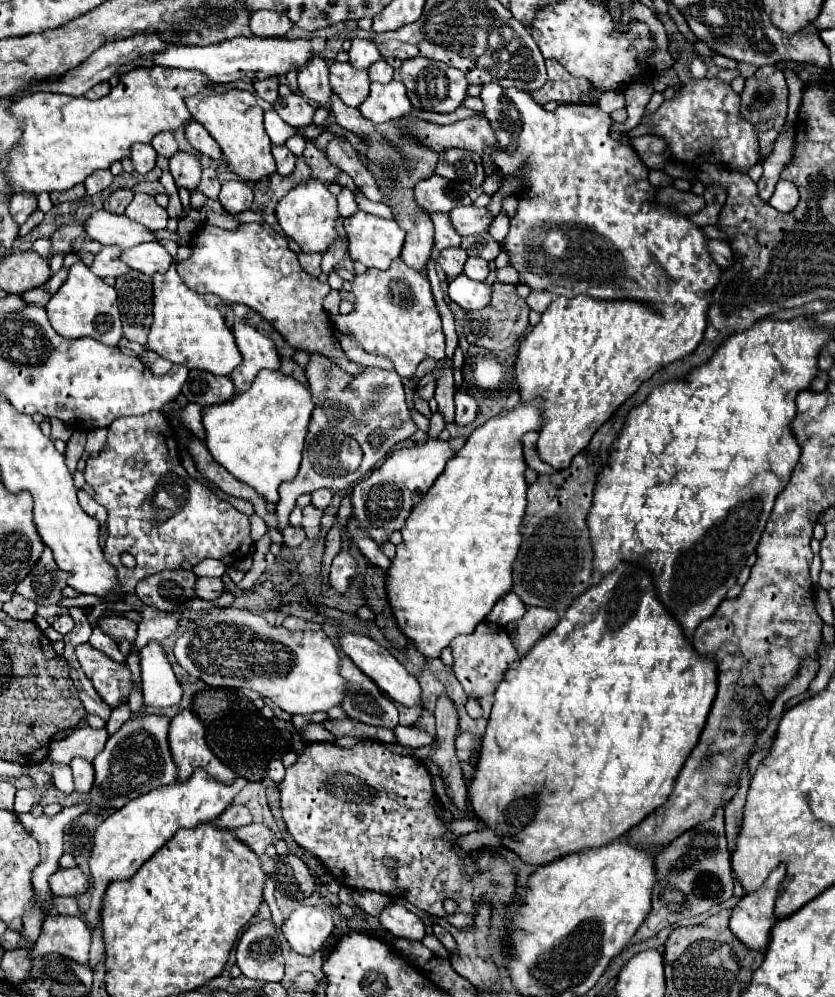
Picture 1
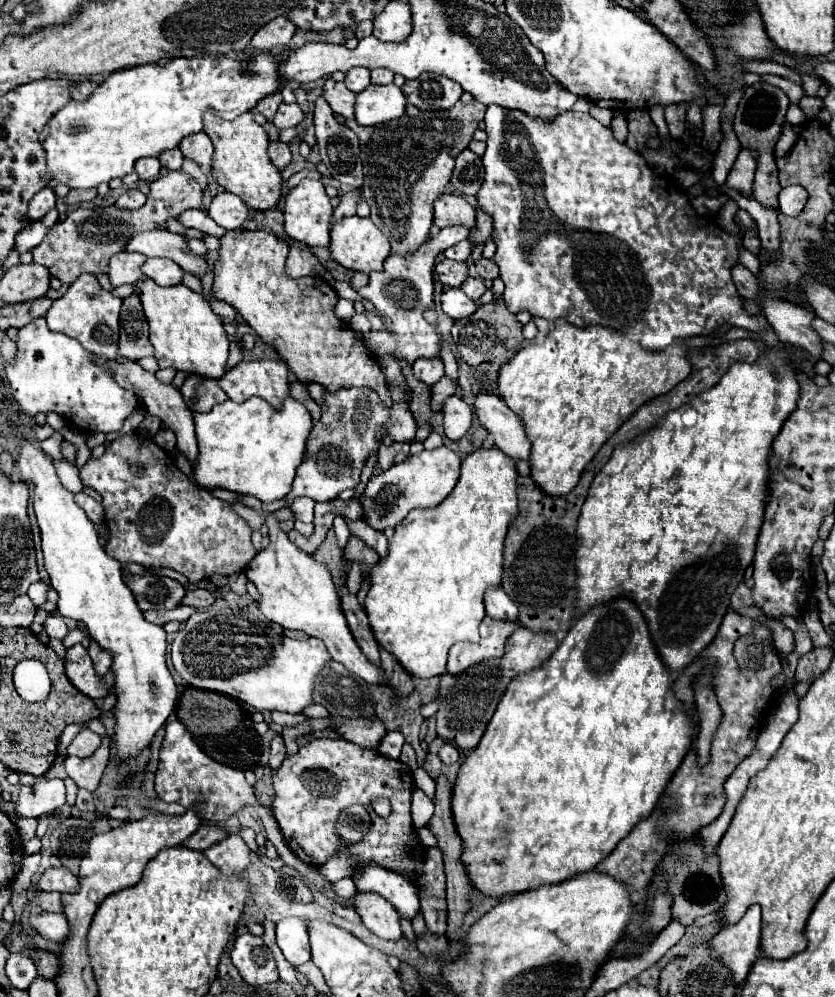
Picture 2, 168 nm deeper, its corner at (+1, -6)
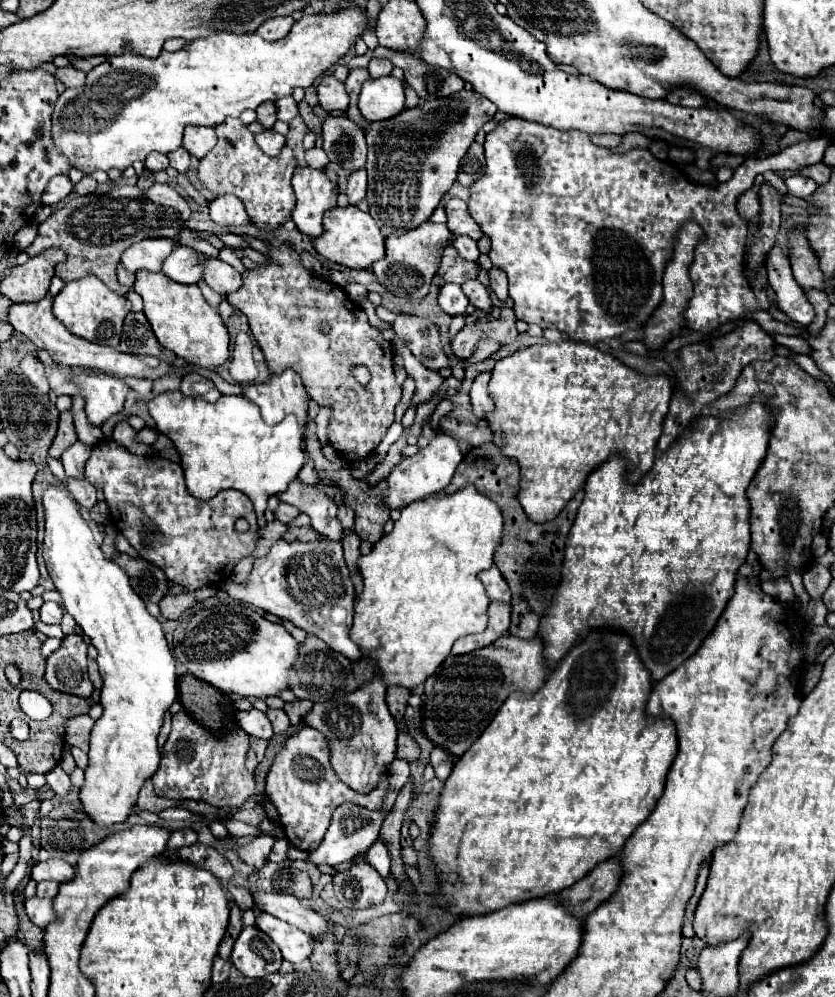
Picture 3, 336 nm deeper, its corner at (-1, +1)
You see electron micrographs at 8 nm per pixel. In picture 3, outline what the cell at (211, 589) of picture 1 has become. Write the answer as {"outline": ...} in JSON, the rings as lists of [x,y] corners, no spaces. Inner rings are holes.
{"outline":[[[206,585],[206,587],[200,587],[196,591],[190,591],[190,593],[180,593],[180,595],[166,595],[158,605],[160,605],[160,611],[166,619],[180,619],[190,607],[194,607],[198,601],[204,601],[204,599],[210,599],[216,595],[216,587],[212,585]]]}

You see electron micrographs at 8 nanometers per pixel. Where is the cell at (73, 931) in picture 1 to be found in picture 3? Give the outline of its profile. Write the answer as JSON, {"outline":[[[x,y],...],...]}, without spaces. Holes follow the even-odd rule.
{"outline":[[[32,897],[32,899],[26,899],[24,907],[26,907],[26,913],[28,913],[30,921],[34,925],[38,925],[40,929],[46,929],[46,925],[50,925],[56,919],[56,913],[54,913],[54,907],[52,907],[52,899]]]}

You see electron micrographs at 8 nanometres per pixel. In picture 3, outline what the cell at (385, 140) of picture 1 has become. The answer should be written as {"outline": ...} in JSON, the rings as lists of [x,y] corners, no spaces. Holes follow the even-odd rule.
{"outline":[[[460,91],[444,99],[422,101],[414,109],[368,123],[368,195],[370,215],[384,237],[406,233],[426,223],[438,207],[442,195],[456,181],[458,165],[474,135],[496,113],[496,105],[474,91]]]}

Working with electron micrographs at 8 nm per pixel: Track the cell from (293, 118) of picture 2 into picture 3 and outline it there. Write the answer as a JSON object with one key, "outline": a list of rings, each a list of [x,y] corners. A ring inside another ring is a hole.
{"outline":[[[284,97],[284,99],[278,99],[276,101],[276,107],[278,107],[278,119],[280,121],[286,121],[290,123],[296,115],[298,115],[298,105],[292,97]]]}

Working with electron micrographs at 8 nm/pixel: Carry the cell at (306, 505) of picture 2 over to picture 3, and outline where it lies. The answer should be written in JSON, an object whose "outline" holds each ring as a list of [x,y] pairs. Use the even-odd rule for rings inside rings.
{"outline":[[[280,503],[278,509],[274,511],[276,519],[280,519],[282,523],[290,523],[292,519],[296,519],[300,515],[300,509],[296,509],[294,505],[288,505],[288,503]]]}

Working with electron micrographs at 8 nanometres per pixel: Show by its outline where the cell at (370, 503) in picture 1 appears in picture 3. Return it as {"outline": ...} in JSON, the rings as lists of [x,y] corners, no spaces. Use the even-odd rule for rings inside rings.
{"outline":[[[436,437],[434,441],[428,443],[428,447],[420,449],[416,455],[412,457],[404,457],[390,473],[388,477],[388,493],[384,497],[384,503],[388,509],[402,509],[412,501],[418,499],[426,499],[434,493],[440,493],[442,489],[446,489],[452,481],[452,475],[456,471],[456,467],[462,461],[462,453],[458,449],[458,445],[450,439],[450,437]]]}

